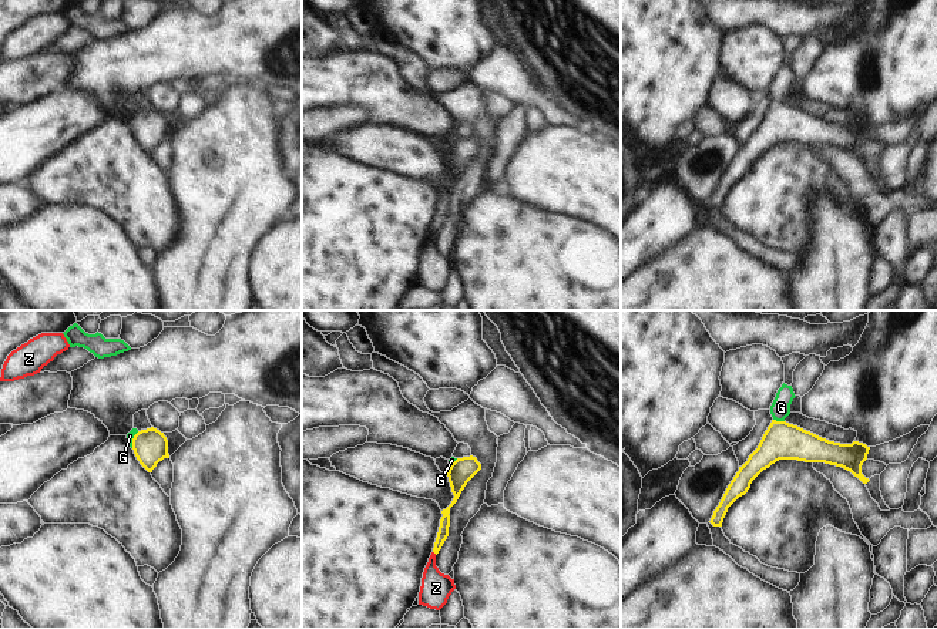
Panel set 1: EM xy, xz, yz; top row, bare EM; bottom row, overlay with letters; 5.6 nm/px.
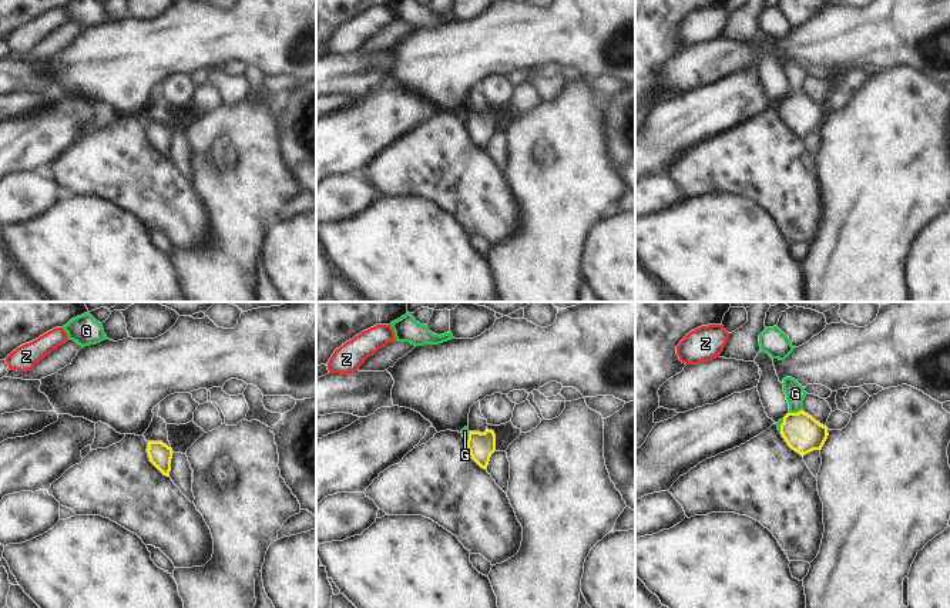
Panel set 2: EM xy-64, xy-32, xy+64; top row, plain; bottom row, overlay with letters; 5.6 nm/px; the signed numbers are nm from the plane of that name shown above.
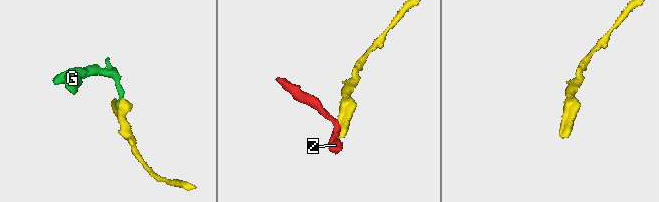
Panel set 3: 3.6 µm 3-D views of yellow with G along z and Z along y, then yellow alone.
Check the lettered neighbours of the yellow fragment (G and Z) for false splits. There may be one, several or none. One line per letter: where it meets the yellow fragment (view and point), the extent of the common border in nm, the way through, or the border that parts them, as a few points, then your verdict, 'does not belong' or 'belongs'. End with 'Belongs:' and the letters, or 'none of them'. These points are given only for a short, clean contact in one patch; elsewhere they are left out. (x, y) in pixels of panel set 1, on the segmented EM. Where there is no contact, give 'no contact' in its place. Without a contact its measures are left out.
G: meets yellow in yz at (779, 421); contact 70 nm long; runs through yz (782, 440), (779, 421), (781, 407); belongs
Z: meets yellow in xz at (435, 552); contact 30 nm long; border along xz (433, 551), (436, 554); does not belong
Belongs: G

